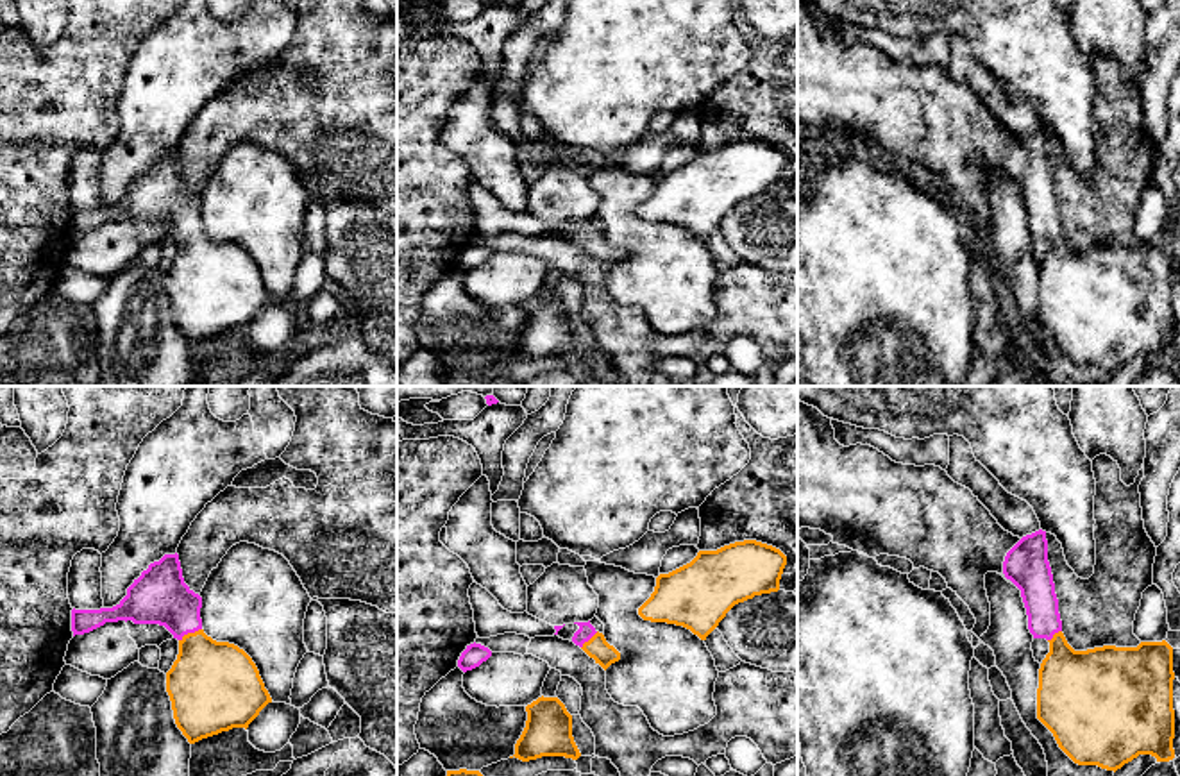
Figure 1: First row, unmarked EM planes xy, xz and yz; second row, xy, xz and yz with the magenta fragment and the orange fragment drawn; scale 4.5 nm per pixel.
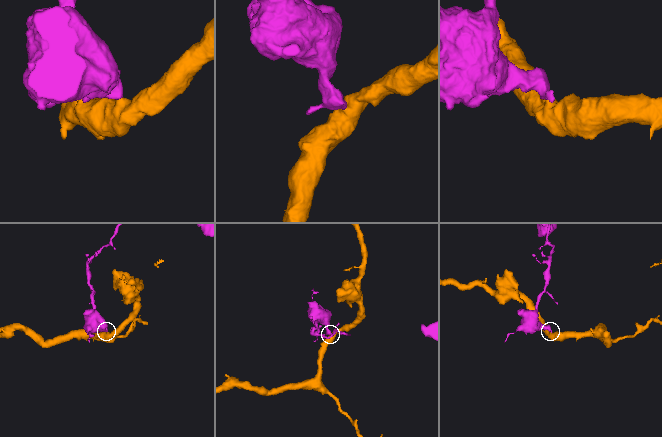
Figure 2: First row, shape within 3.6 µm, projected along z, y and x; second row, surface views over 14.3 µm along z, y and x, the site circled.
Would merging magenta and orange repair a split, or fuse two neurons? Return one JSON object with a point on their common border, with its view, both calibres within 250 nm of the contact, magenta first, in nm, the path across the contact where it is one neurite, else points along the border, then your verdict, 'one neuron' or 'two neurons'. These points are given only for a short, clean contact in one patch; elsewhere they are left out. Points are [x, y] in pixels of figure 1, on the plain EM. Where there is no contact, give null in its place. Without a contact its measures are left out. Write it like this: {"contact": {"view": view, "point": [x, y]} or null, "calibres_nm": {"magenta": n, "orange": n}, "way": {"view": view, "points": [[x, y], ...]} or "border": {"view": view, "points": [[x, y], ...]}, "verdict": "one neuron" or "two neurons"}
{"contact": {"view": "xy", "point": [190, 231]}, "calibres_nm": {"magenta": 260, "orange": 380}, "way": {"view": "xy", "points": [[160, 195], [190, 231], [210, 283]]}, "verdict": "one neuron"}

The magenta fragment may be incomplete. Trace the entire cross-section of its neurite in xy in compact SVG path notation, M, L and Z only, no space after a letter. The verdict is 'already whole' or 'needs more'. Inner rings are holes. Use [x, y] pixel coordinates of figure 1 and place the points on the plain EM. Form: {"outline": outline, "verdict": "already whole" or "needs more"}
{"outline": "M175 152L150 163L116 206L72 209L73 236L89 232L105 222L132 220L134 224L164 225L179 240L177 259L166 272L166 291L175 324L190 343L232 327L247 329L259 311L272 302L252 257L238 245L216 241L204 232L200 207L202 197L184 182L179 154Z", "verdict": "needs more"}

